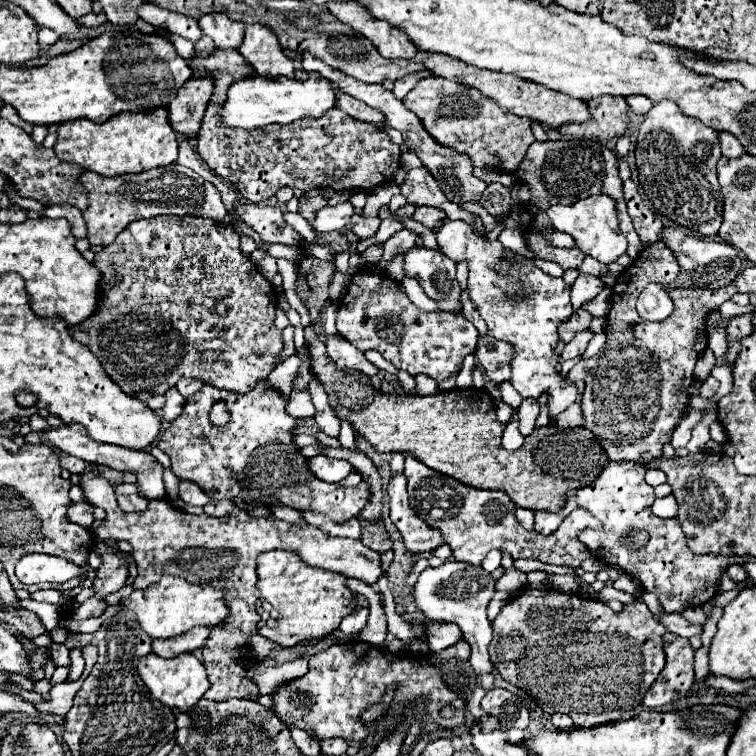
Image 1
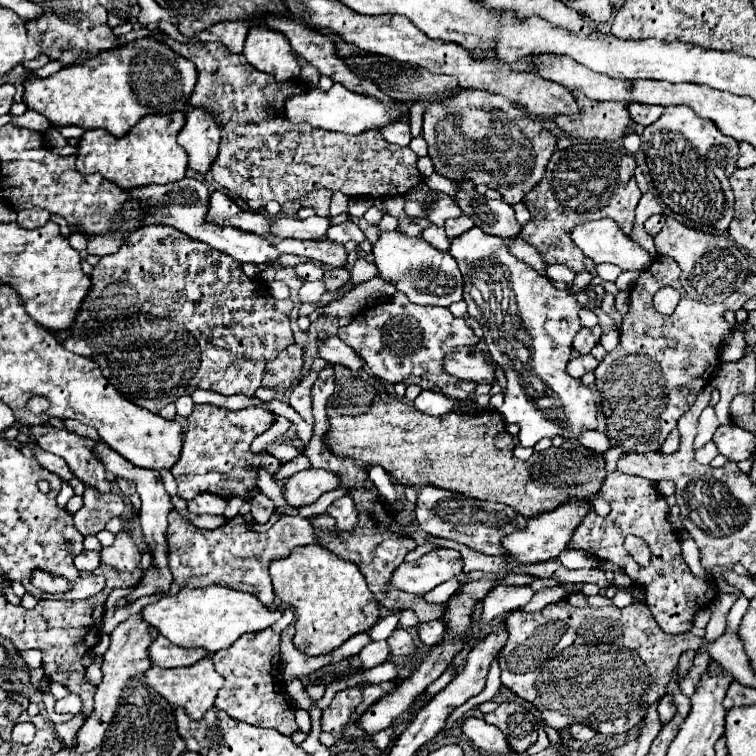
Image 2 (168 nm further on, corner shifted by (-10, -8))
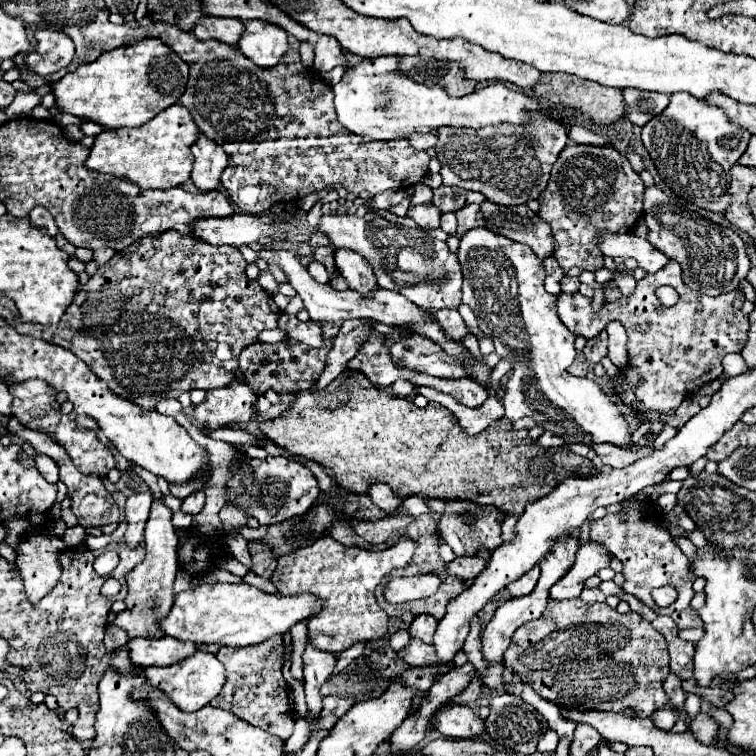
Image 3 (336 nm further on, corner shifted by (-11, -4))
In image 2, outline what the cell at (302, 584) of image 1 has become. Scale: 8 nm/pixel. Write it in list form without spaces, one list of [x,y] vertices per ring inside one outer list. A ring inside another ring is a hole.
[[[300,546],[288,558],[274,560],[270,576],[282,604],[290,604],[296,610],[294,644],[306,656],[332,652],[350,636],[370,630],[380,618],[378,600],[374,600],[358,566],[334,556],[324,546]]]

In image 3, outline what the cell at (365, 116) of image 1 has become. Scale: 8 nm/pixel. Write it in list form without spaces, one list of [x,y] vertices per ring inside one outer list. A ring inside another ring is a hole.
[[[411,134],[409,144],[419,150],[431,150],[437,144],[437,136],[435,134]]]

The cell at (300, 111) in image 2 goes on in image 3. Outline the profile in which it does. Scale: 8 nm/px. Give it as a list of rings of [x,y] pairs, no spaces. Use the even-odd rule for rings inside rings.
[[[399,56],[363,60],[355,68],[347,68],[339,84],[333,86],[335,110],[339,122],[357,136],[369,136],[371,140],[397,140],[409,134],[429,134],[441,126],[465,126],[465,128],[485,128],[495,124],[529,124],[531,114],[541,114],[561,124],[569,124],[569,118],[555,108],[543,108],[535,98],[509,90],[501,82],[489,84],[473,94],[453,98],[439,84],[427,86],[399,74]]]

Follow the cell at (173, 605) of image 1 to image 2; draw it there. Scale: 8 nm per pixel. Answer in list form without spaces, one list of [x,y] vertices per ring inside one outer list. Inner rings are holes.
[[[206,586],[180,588],[176,596],[162,596],[158,602],[142,610],[142,618],[172,644],[182,648],[206,648],[210,654],[214,654],[216,650],[234,644],[246,632],[260,632],[272,626],[280,618],[280,612],[266,608],[254,594]]]

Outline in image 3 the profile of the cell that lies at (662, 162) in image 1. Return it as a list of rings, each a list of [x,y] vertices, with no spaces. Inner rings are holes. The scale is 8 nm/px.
[[[687,92],[671,96],[669,106],[643,126],[643,146],[647,148],[669,196],[689,210],[725,212],[729,206],[729,168],[745,152],[751,134],[727,118],[727,114]]]

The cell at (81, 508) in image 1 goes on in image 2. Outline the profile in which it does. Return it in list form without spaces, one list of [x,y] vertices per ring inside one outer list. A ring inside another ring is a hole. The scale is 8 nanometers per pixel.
[[[86,486],[84,506],[74,514],[74,526],[82,536],[92,536],[104,530],[106,522],[114,516],[122,516],[128,504],[116,494],[100,494]]]

